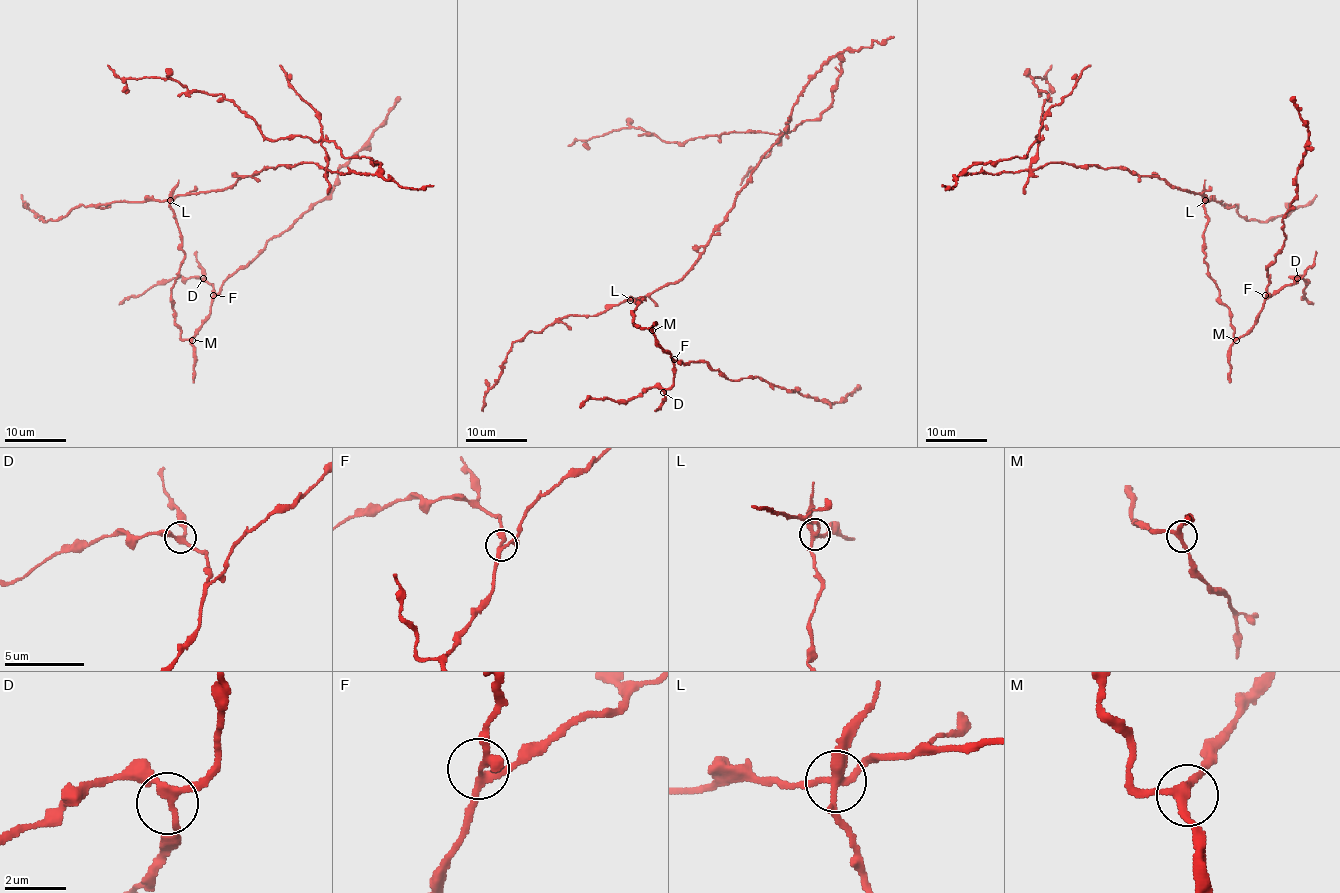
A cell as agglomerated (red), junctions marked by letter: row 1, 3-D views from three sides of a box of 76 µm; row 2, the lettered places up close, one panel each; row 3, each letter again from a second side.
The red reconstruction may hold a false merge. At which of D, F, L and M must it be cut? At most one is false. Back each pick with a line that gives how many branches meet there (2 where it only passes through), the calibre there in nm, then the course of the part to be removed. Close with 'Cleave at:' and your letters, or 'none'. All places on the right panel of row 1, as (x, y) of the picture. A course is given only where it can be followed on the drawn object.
L: Branches: 4. Thickness 280 nm. Course of the part to remove: (1205, 200), (1157, 176), (1121, 169), (1063, 162), (1030, 167), (1049, 94), (1033, 79), (1046, 77), (1052, 65)
Cleave at: L

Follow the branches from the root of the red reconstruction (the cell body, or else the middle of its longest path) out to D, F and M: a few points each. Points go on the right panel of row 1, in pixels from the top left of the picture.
D: (1205, 196), (1203, 261), (1219, 298), (1229, 309), (1234, 339), (1253, 326), (1267, 298), (1297, 278)
F: (1205, 196), (1208, 224), (1203, 234), (1203, 261), (1219, 298), (1229, 309), (1234, 339), (1253, 326), (1265, 295)
M: (1205, 196), (1203, 209), (1208, 224), (1203, 234), (1203, 261), (1219, 291), (1219, 298), (1229, 309), (1236, 340)

